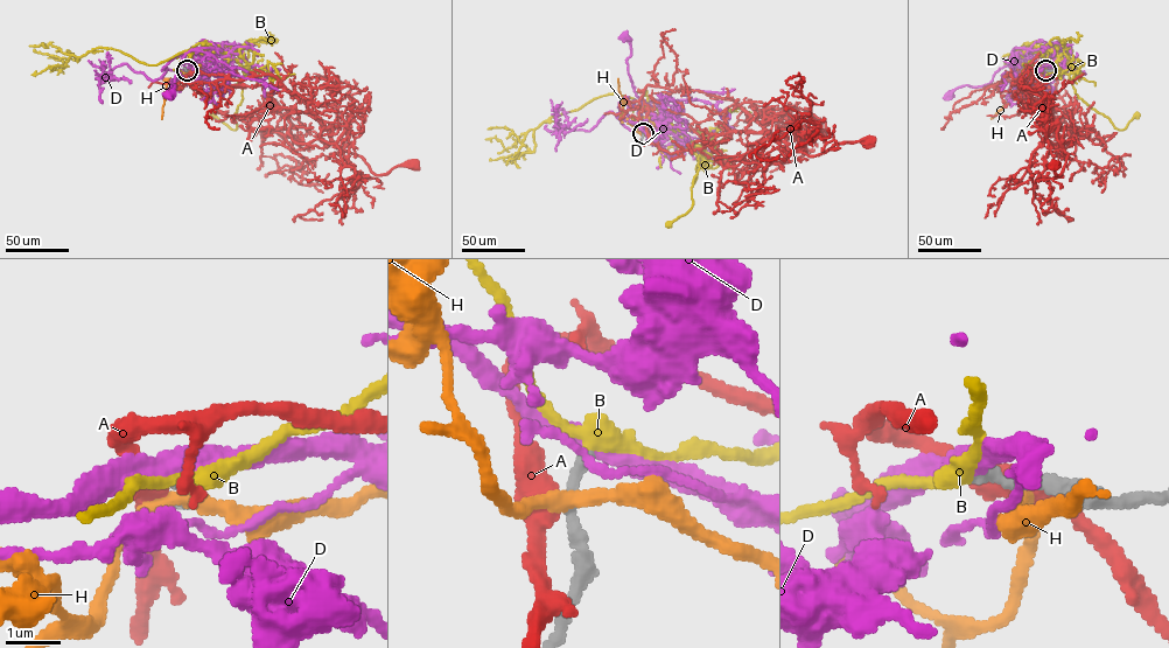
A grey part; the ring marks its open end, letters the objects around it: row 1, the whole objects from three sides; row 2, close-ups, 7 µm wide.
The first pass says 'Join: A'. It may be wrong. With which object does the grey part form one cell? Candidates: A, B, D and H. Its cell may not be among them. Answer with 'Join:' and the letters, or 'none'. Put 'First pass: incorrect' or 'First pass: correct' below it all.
Join: B
First pass: incorrect

